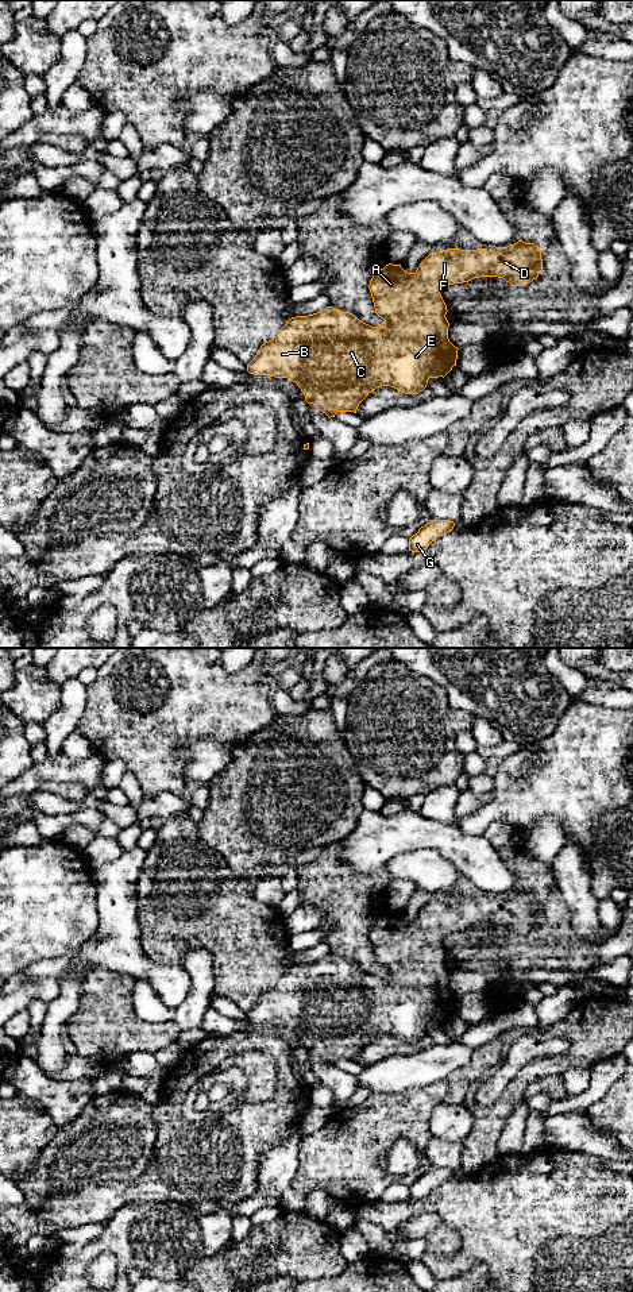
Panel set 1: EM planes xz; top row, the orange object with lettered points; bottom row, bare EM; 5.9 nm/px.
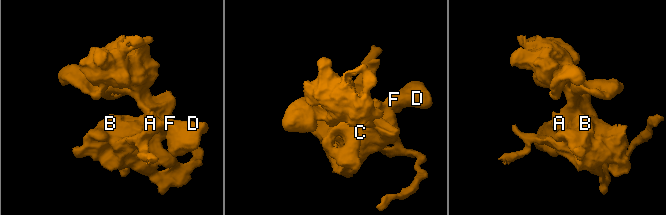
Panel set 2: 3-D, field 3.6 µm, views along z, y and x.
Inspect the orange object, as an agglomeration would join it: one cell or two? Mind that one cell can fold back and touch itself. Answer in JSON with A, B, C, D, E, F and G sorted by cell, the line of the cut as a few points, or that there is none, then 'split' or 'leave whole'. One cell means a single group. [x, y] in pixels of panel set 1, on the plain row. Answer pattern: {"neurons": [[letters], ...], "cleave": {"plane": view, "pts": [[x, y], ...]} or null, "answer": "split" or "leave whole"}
{"neurons": [["A", "B", "C", "D", "E", "F", "G"]], "cleave": null, "answer": "leave whole"}

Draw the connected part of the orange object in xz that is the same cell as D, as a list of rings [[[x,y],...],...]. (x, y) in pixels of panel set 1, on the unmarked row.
[[[522,888],[494,898],[448,896],[431,900],[414,921],[405,919],[401,913],[389,911],[373,923],[368,933],[375,961],[385,968],[383,975],[371,975],[355,963],[333,954],[327,954],[313,963],[296,964],[286,969],[274,987],[260,994],[255,1006],[247,1013],[247,1019],[254,1023],[287,1026],[296,1030],[305,1049],[313,1052],[329,1067],[337,1060],[356,1061],[359,1052],[381,1034],[390,1034],[405,1042],[418,1042],[426,1035],[429,1026],[444,1026],[456,1014],[459,996],[448,987],[449,971],[445,965],[448,959],[440,938],[479,925],[498,925],[512,934],[525,934],[536,927],[541,918],[540,895]]]

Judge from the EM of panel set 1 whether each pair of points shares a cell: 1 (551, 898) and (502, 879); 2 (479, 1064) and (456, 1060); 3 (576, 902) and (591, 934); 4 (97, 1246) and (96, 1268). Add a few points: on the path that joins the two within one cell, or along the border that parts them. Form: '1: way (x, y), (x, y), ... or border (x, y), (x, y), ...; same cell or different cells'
1: border (501, 859), (517, 878), (520, 887); different cells
2: border (475, 1051), (466, 1064), (455, 1069), (446, 1079); different cells
3: way (583, 910), (587, 926); same cell
4: border (115, 1254), (100, 1253), (88, 1265), (85, 1277); different cells

